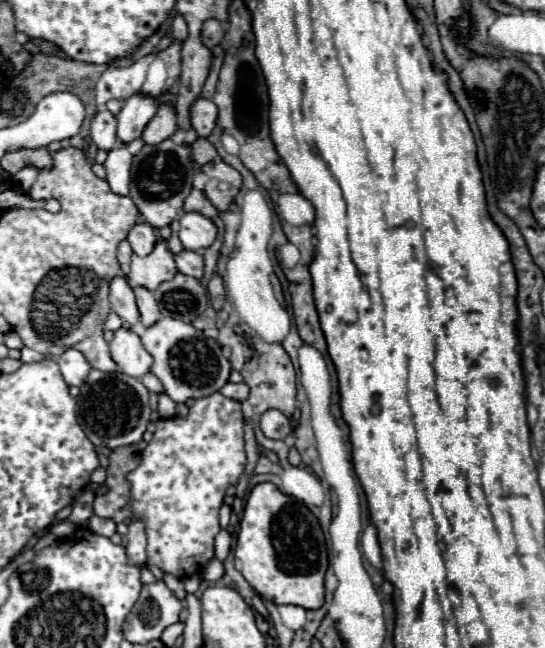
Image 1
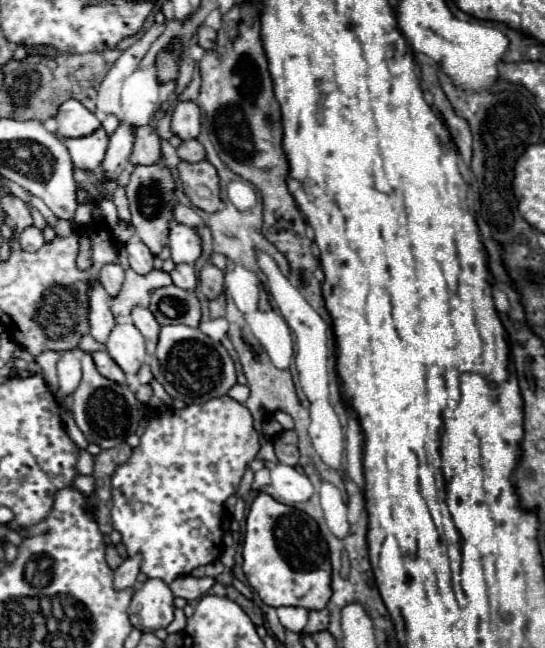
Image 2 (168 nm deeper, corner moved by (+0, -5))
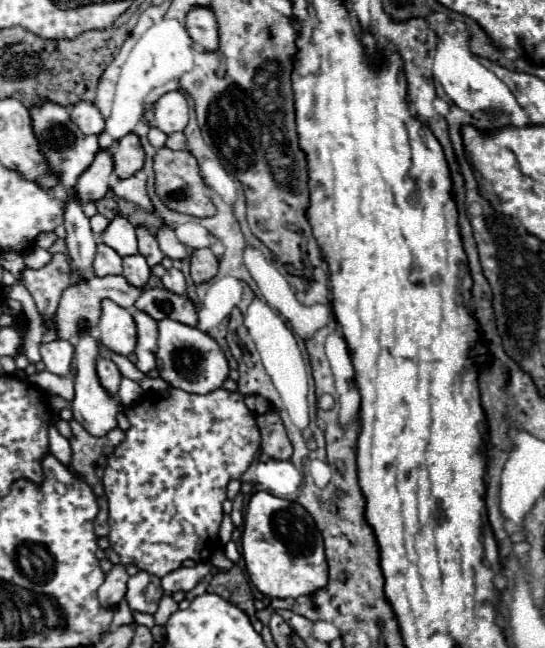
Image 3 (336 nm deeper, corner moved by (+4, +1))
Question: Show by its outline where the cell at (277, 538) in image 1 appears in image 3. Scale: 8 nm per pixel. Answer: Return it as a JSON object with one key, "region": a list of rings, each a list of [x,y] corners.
{"region":[[[257,491],[247,505],[243,559],[249,579],[267,597],[297,599],[301,595],[311,595],[323,589],[329,579],[323,537],[313,517],[299,503],[279,499],[267,491]]]}

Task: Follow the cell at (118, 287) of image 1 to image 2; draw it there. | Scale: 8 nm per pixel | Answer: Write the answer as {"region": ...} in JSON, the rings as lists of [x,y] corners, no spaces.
{"region":[[[105,265],[99,271],[99,283],[105,287],[105,291],[111,297],[119,295],[119,291],[123,287],[123,277],[125,277],[125,271],[121,269],[121,265]]]}

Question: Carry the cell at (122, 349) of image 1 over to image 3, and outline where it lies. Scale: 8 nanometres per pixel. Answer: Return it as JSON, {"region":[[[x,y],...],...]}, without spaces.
{"region":[[[105,299],[101,301],[99,319],[99,341],[121,355],[129,355],[137,343],[137,329],[129,309],[121,309],[117,303]]]}

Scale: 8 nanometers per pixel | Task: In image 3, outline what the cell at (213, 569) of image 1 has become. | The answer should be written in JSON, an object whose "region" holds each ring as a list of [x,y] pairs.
{"region":[[[197,563],[195,567],[181,567],[175,569],[173,573],[167,573],[161,579],[161,587],[167,595],[175,593],[175,591],[191,591],[207,573],[211,571],[211,563]]]}

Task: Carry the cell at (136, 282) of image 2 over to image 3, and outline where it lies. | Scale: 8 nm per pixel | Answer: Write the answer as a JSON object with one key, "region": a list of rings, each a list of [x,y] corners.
{"region":[[[109,275],[109,277],[85,277],[81,281],[75,281],[69,285],[69,289],[65,289],[65,293],[61,295],[57,313],[51,319],[51,331],[57,333],[59,339],[71,339],[77,335],[77,325],[81,325],[81,321],[85,321],[85,325],[89,327],[97,327],[99,323],[99,315],[101,315],[101,301],[105,297],[113,299],[117,305],[129,309],[133,307],[133,303],[137,301],[137,297],[141,295],[141,289],[133,287],[127,283],[127,279],[123,275]]]}

